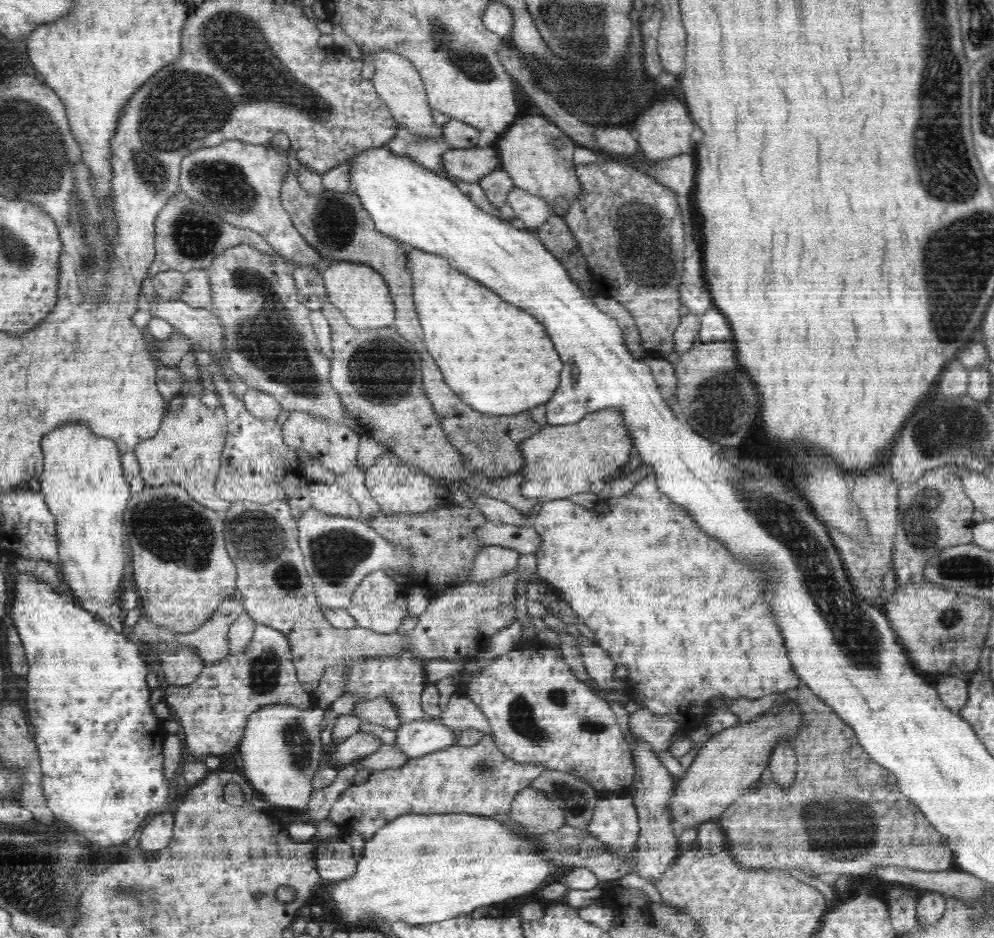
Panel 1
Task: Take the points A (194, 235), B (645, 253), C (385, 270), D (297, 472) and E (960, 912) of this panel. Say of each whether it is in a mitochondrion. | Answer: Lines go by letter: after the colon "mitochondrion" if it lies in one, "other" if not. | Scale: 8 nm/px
A: mitochondrion
B: mitochondrion
C: other
D: other
E: other

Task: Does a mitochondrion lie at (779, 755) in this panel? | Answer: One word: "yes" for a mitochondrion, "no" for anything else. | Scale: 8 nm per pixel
no

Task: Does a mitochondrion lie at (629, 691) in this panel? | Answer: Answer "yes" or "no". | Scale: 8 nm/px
no

